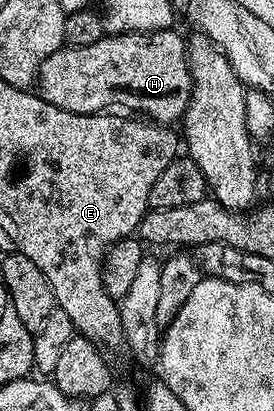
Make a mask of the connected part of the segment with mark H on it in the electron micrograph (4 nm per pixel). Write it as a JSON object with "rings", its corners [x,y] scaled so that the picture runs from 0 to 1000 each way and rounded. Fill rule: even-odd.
{"rings":[[[639,75],[398,83],[314,112],[226,109],[157,146],[131,217],[172,253],[201,253],[230,273],[361,277],[438,263],[566,297],[631,302],[672,280],[704,221],[682,102]]]}

